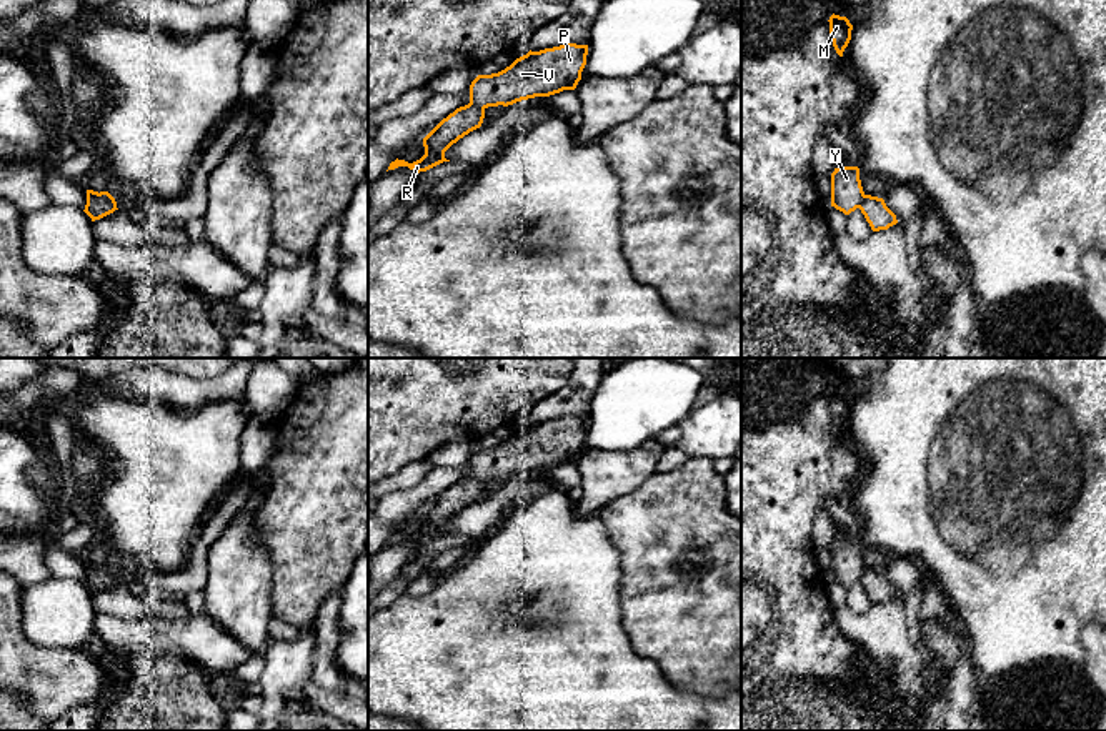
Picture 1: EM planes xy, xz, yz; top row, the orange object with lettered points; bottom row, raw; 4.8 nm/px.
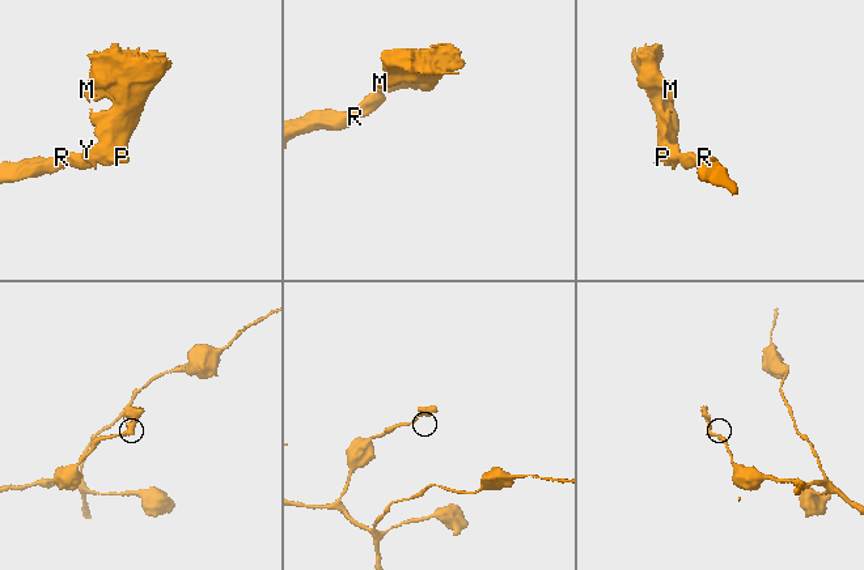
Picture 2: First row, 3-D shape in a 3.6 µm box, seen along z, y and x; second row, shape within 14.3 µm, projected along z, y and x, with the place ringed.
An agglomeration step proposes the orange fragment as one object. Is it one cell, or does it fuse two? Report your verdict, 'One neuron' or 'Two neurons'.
Two neurons

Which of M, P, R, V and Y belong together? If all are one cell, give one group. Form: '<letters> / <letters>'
M P V Y / R

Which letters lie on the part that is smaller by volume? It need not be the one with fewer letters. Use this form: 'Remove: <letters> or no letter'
Remove: M, P, V, Y

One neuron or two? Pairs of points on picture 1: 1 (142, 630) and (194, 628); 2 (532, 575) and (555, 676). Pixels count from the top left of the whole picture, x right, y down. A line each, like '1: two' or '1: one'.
1: one
2: one

